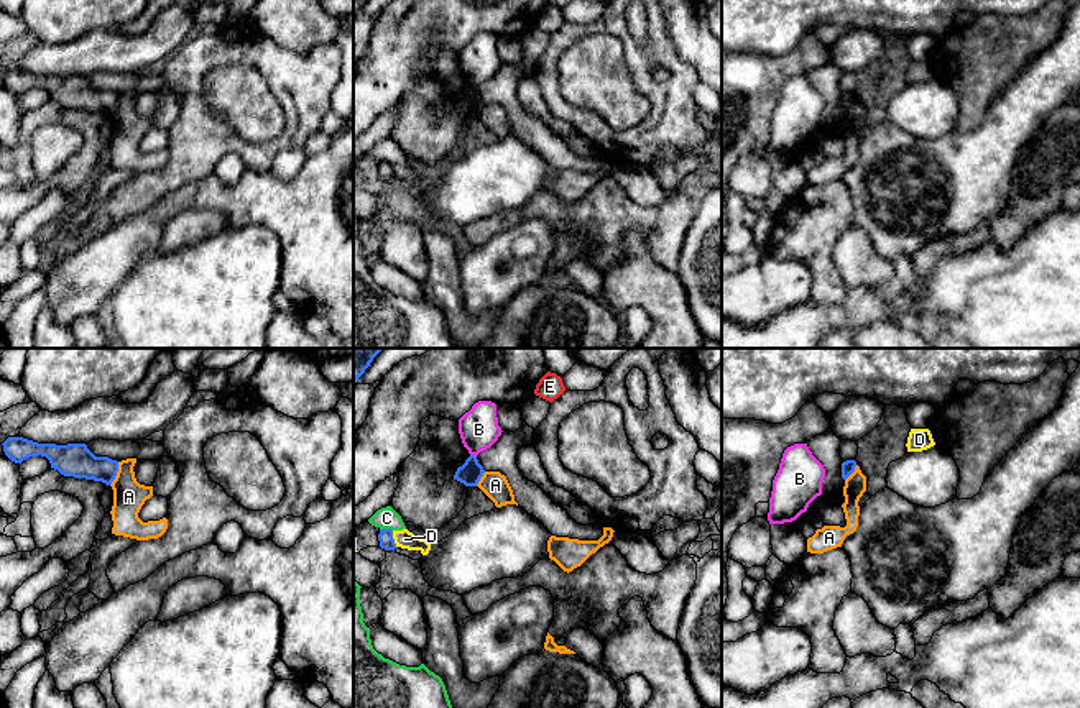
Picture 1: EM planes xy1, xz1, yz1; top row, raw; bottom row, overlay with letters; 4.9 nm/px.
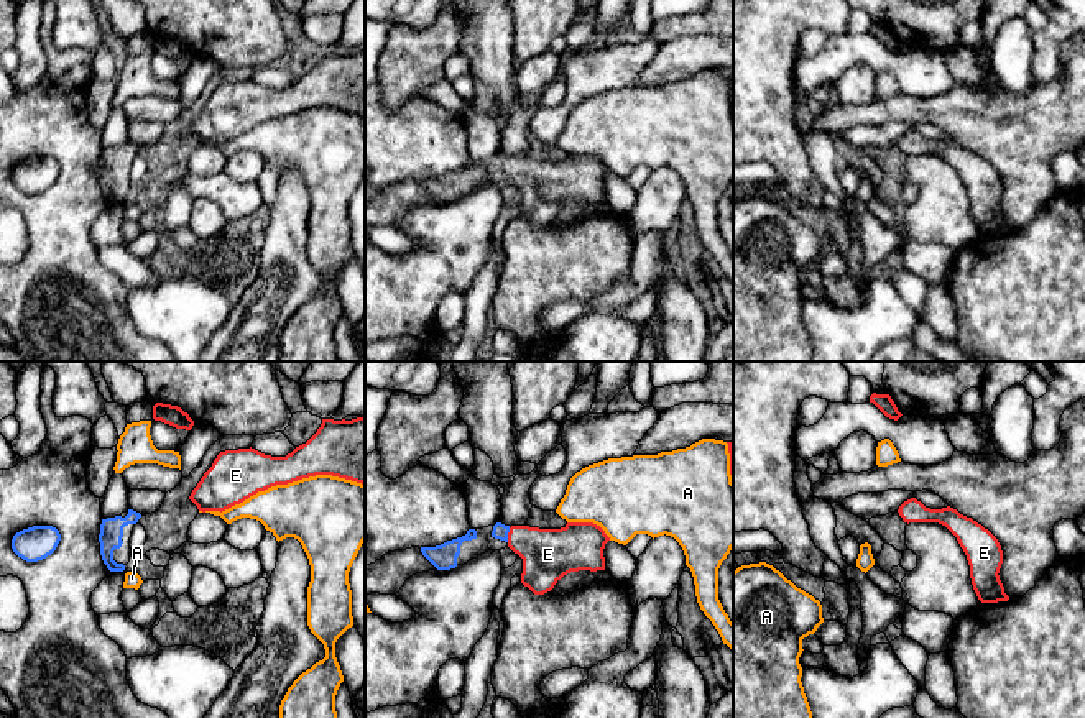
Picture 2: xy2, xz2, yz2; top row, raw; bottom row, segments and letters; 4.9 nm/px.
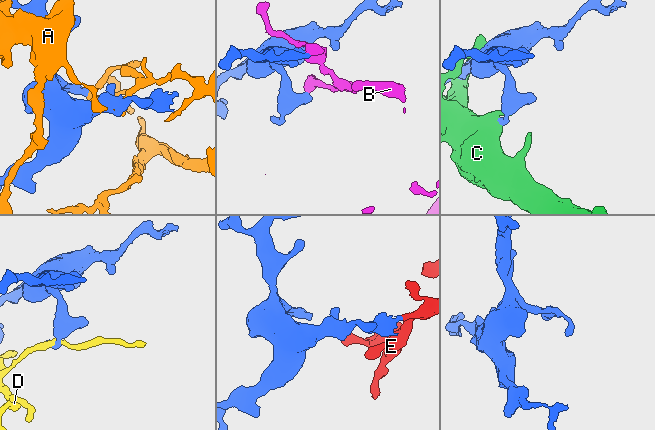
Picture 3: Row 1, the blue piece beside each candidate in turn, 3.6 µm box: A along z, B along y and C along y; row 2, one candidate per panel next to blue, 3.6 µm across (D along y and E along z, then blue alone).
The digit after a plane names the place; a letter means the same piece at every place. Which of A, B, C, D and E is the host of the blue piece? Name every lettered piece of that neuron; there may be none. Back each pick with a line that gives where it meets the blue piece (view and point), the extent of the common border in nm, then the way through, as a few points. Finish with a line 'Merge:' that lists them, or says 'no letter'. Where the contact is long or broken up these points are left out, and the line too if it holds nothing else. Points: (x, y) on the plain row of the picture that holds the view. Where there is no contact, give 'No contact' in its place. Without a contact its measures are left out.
E: Touches blue at xz2 (507, 166). Shared border 70 nm. Path across: xz2 (500, 163), (507, 166), (517, 168), (548, 186)
Merge: E

